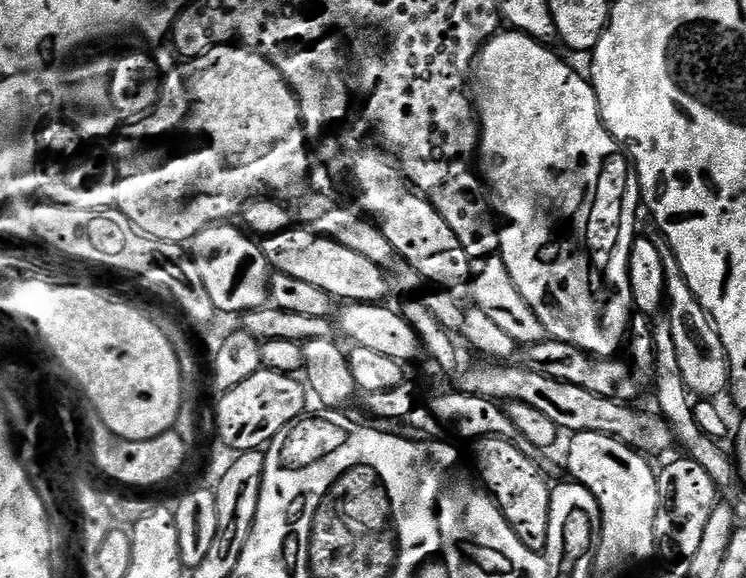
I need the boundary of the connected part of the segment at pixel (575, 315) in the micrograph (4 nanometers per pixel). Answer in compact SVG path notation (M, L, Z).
M501 30L484 43L474 65L474 107L480 121L480 146L478 160L484 163L483 179L498 205L501 217L509 220L500 230L500 251L506 270L510 270L510 278L522 298L538 314L538 318L548 330L549 337L554 340L565 340L594 356L615 357L616 352L625 343L629 335L629 324L634 313L634 301L630 290L630 250L638 235L636 229L636 211L641 211L642 197L640 195L640 179L636 177L633 165L626 155L625 149L610 135L604 125L600 113L600 103L596 92L592 89L592 81L587 75L579 76L562 57L548 49L547 43L534 39L515 30Z

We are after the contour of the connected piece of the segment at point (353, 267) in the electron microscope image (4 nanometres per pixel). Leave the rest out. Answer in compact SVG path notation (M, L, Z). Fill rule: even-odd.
M303 226L287 228L284 232L267 237L262 247L268 253L271 267L276 272L311 282L339 301L353 304L379 304L389 299L387 297L389 273L374 266L370 258L350 250L350 246L342 246L342 242L334 242L328 236L311 232L309 228Z

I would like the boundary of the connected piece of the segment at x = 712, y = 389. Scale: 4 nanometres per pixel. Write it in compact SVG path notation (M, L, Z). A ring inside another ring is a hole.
M676 266L668 274L668 296L672 313L670 319L674 330L674 346L678 350L678 366L682 370L682 378L686 382L689 393L696 398L716 398L719 392L729 387L730 373L728 355L722 346L722 338L718 334L712 317L690 290L682 270Z

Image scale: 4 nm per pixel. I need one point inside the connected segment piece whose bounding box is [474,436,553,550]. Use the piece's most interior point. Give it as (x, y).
(523, 494)

